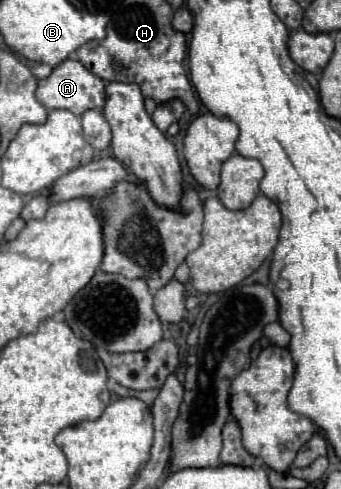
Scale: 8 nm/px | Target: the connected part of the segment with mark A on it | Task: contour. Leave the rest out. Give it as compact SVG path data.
M67 59L61 65L53 69L53 73L47 77L47 81L39 81L37 87L37 99L47 109L67 109L75 115L83 115L89 109L103 109L107 95L105 95L105 81L97 75L93 75L89 69L85 69L79 61Z

